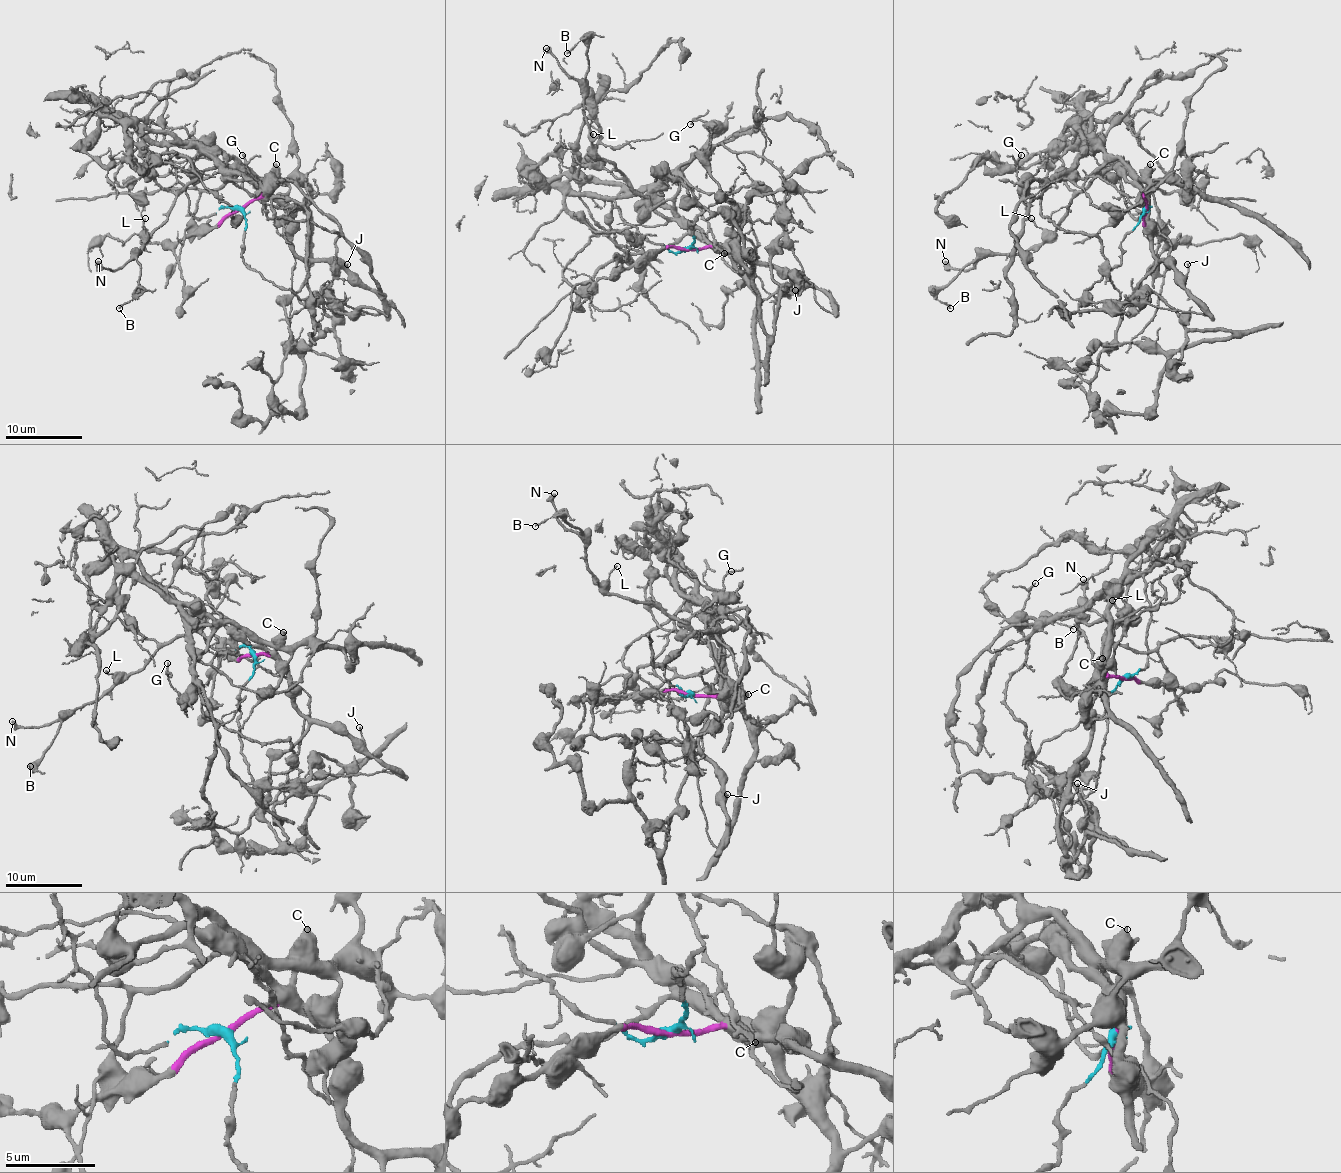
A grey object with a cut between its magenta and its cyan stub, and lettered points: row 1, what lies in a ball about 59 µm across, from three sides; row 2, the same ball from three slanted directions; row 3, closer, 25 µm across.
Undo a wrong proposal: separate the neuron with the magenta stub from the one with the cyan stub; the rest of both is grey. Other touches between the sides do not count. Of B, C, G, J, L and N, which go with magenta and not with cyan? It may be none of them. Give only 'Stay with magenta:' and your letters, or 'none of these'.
Stay with magenta: B, C, J, L, N

